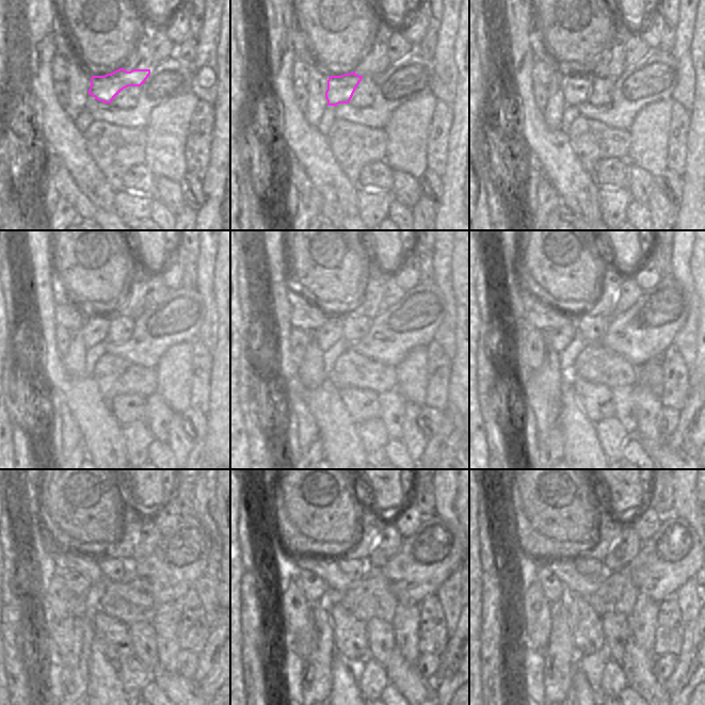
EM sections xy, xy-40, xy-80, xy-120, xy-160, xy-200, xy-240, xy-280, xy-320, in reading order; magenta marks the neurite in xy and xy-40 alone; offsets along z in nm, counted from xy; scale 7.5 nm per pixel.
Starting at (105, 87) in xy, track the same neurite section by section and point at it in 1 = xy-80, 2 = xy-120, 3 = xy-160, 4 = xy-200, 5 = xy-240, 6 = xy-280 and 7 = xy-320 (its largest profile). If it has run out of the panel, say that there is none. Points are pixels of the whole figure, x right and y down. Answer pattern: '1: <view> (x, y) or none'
1: xy-80 (577, 86)
2: xy-120 (94, 331)
3: xy-160 (332, 331)
4: xy-200 (557, 339)
5: xy-240 (78, 586)
6: xy-280 (315, 589)
7: xy-320 (554, 589)

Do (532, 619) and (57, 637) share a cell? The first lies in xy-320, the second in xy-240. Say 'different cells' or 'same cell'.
different cells

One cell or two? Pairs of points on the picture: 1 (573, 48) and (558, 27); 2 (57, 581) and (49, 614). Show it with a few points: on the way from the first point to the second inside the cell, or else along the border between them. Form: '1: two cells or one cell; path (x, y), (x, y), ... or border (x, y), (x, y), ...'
1: one cell; path (573, 43), (563, 32)
2: one cell; path (55, 590), (53, 606)

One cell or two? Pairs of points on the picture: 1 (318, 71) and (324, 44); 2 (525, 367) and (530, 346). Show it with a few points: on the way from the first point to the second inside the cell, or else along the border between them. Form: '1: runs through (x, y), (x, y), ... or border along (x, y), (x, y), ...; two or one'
1: border along (306, 36), (306, 46), (316, 60); two
2: runs through (526, 362), (530, 356), (530, 351); one

